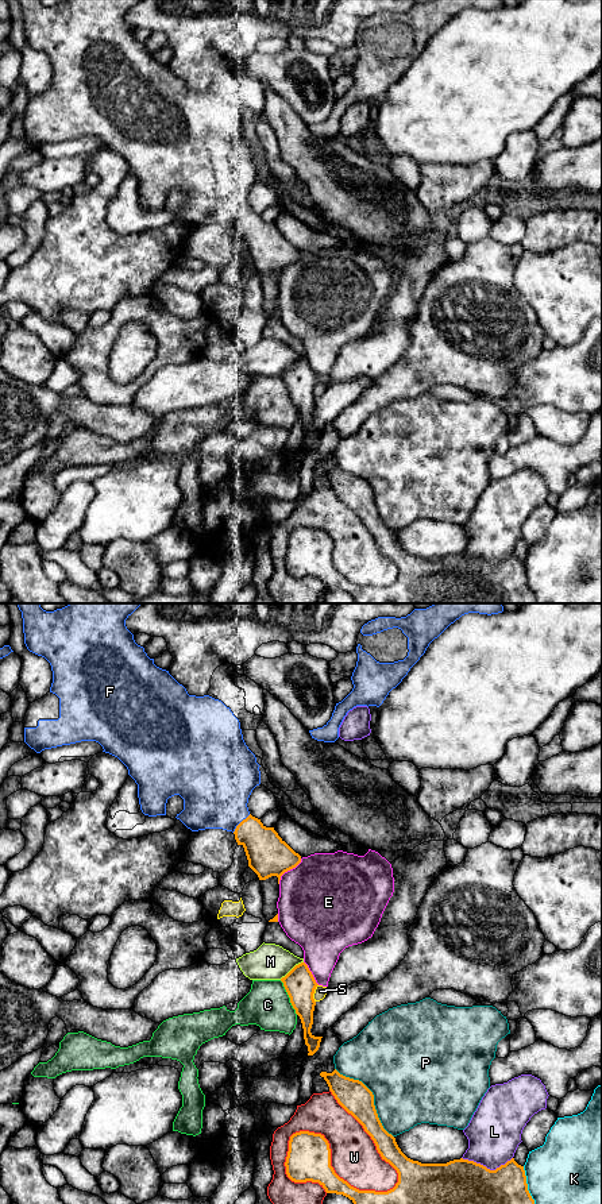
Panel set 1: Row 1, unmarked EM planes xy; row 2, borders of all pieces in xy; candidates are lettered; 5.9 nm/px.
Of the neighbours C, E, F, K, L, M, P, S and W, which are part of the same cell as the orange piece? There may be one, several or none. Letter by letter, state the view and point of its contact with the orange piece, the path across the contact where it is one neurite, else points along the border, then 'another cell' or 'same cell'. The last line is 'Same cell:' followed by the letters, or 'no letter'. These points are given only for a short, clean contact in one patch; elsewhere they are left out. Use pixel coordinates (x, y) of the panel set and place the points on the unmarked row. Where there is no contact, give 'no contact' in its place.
C: xy (289, 392) | another cell
E: xy (288, 265) | another cell
F: xy (240, 217) | same cell
K: xy (527, 582) | another cell
L: xy (486, 563) | another cell
M: xy (292, 365) | same cell
P: xy (373, 491) | another cell
S: xy (313, 388) | another cell
W: xy (371, 533) | another cell
Same cell: F, M

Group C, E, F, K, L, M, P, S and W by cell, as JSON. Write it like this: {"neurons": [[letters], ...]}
{"neurons": [["C"], ["E"], ["F", "M"], ["K"], ["L"], ["P"], ["S"], ["W"]]}

